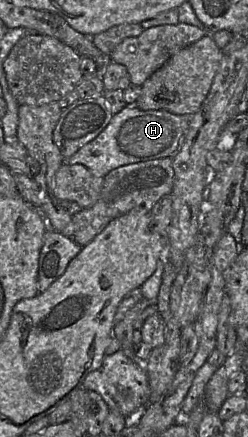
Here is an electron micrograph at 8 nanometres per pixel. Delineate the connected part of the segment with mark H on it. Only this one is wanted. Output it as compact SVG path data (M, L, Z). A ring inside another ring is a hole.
M126 105L112 116L109 124L94 140L80 148L66 163L81 164L96 176L104 177L124 165L171 157L180 150L189 117L166 110L141 110L135 105Z

